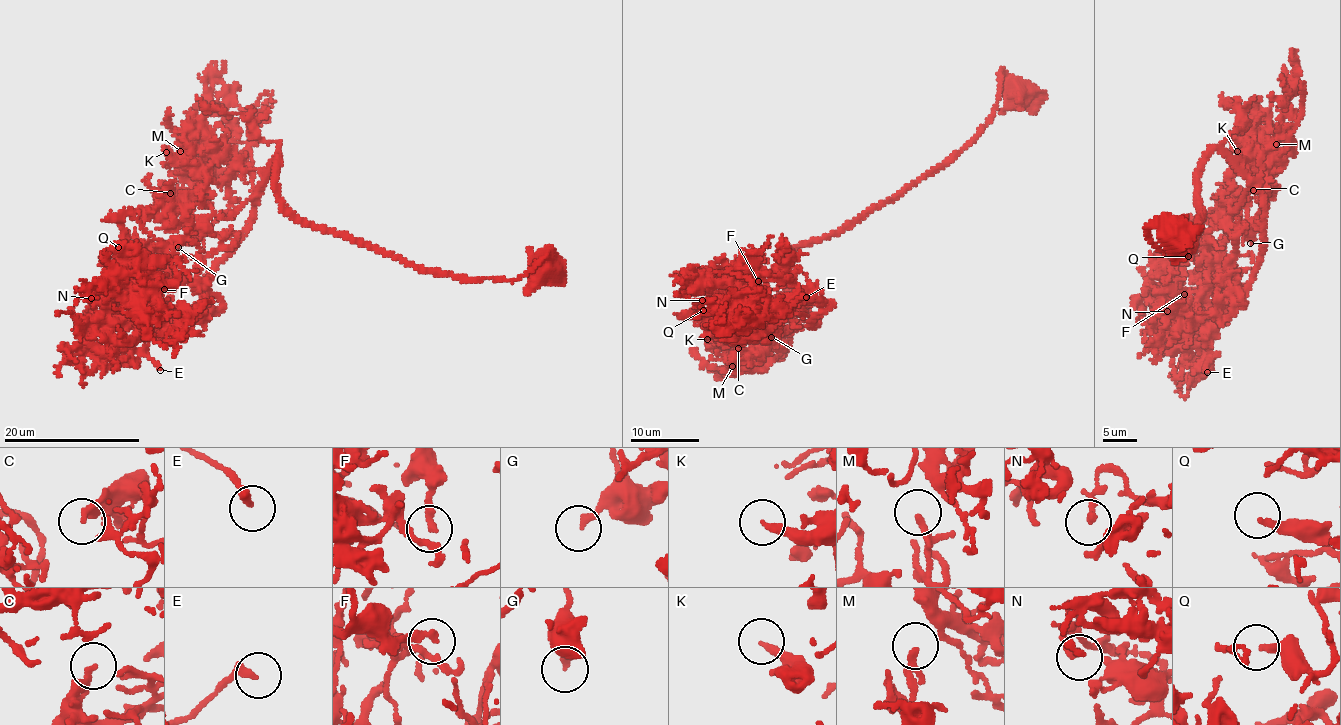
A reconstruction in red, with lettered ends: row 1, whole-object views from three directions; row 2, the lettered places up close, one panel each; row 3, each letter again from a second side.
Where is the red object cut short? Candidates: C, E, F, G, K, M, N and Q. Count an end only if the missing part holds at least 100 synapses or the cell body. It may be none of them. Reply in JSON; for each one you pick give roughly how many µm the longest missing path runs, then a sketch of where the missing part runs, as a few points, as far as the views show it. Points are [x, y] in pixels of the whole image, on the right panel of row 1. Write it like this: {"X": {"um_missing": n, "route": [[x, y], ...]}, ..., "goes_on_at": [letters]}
{"G": {"um_missing": 15, "route": [[1250, 243], [1257, 229], [1259, 233], [1241, 226], [1238, 237], [1230, 234]]}, "goes_on_at": ["G"]}

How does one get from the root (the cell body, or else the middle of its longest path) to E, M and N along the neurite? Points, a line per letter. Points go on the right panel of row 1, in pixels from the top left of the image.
E: (1174, 235), (1147, 229), (1187, 254), (1198, 167), (1222, 150), (1250, 186), (1207, 235), (1207, 372)
M: (1174, 235), (1147, 229), (1162, 250), (1192, 249), (1204, 157), (1281, 158), (1269, 175), (1276, 144)
N: (1174, 235), (1147, 229), (1187, 254), (1198, 167), (1222, 150), (1250, 186), (1207, 235), (1193, 312), (1167, 311)

